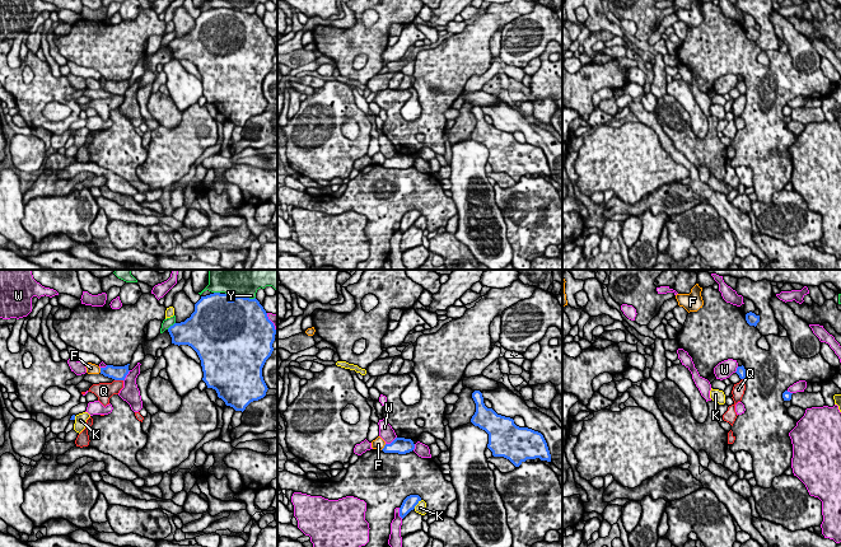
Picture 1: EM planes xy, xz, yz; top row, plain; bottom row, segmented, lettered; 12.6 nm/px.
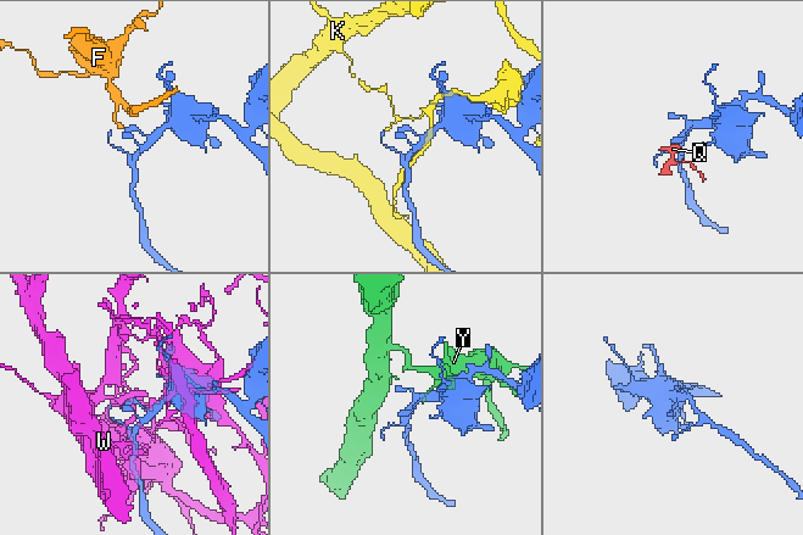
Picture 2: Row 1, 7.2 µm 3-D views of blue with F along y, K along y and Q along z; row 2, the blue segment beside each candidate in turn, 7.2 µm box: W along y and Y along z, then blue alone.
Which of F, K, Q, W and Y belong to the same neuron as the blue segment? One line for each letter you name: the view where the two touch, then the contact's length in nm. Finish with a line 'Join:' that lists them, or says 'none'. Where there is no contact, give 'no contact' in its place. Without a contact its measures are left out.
Join: none

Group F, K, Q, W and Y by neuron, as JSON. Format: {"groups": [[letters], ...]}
{"groups": [["F"], ["K"], ["Q", "W"], ["Y"]]}

